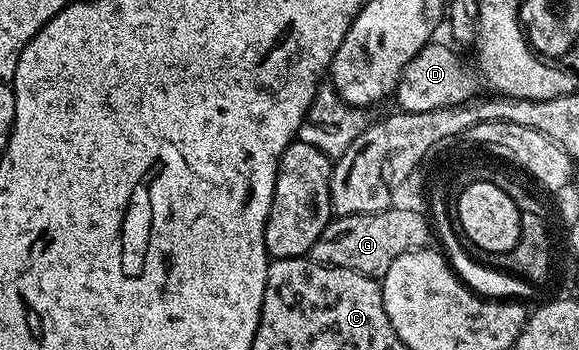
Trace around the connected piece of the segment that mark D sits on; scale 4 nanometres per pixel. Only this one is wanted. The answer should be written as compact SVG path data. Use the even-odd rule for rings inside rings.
M428 45L403 68L399 80L398 108L405 113L420 113L468 104L476 96L475 73L447 45ZM475 93L475 94L474 94Z

